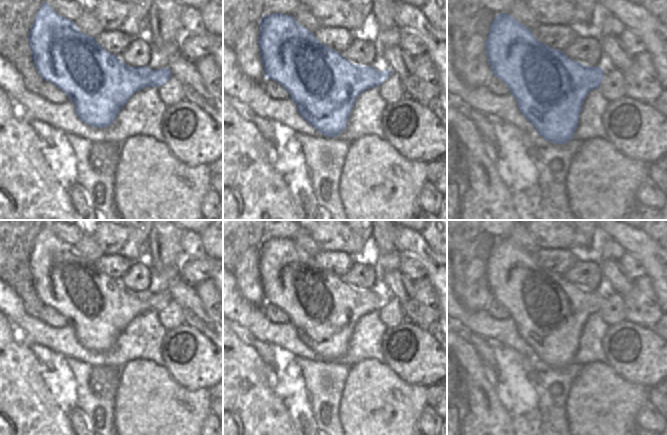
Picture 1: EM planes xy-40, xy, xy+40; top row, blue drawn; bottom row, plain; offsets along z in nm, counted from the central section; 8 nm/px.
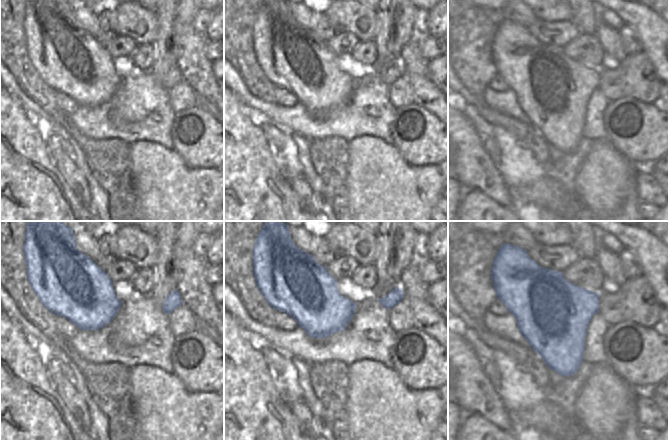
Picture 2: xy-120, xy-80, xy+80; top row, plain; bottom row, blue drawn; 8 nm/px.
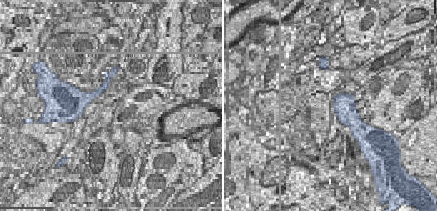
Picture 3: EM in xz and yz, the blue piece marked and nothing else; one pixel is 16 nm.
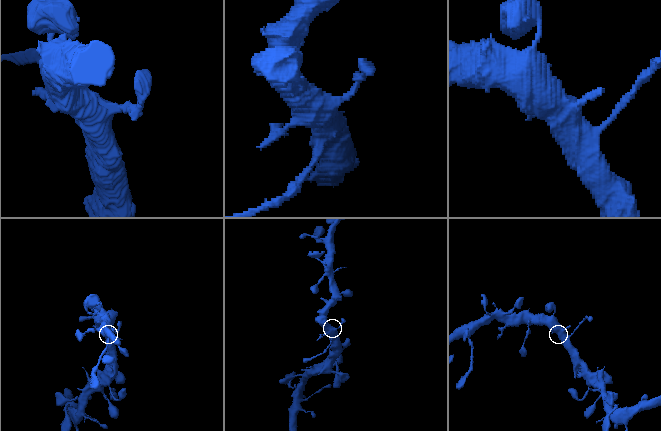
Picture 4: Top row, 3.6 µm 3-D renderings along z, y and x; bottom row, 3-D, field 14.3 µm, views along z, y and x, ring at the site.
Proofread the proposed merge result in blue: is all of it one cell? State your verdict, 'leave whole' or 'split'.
leave whole

